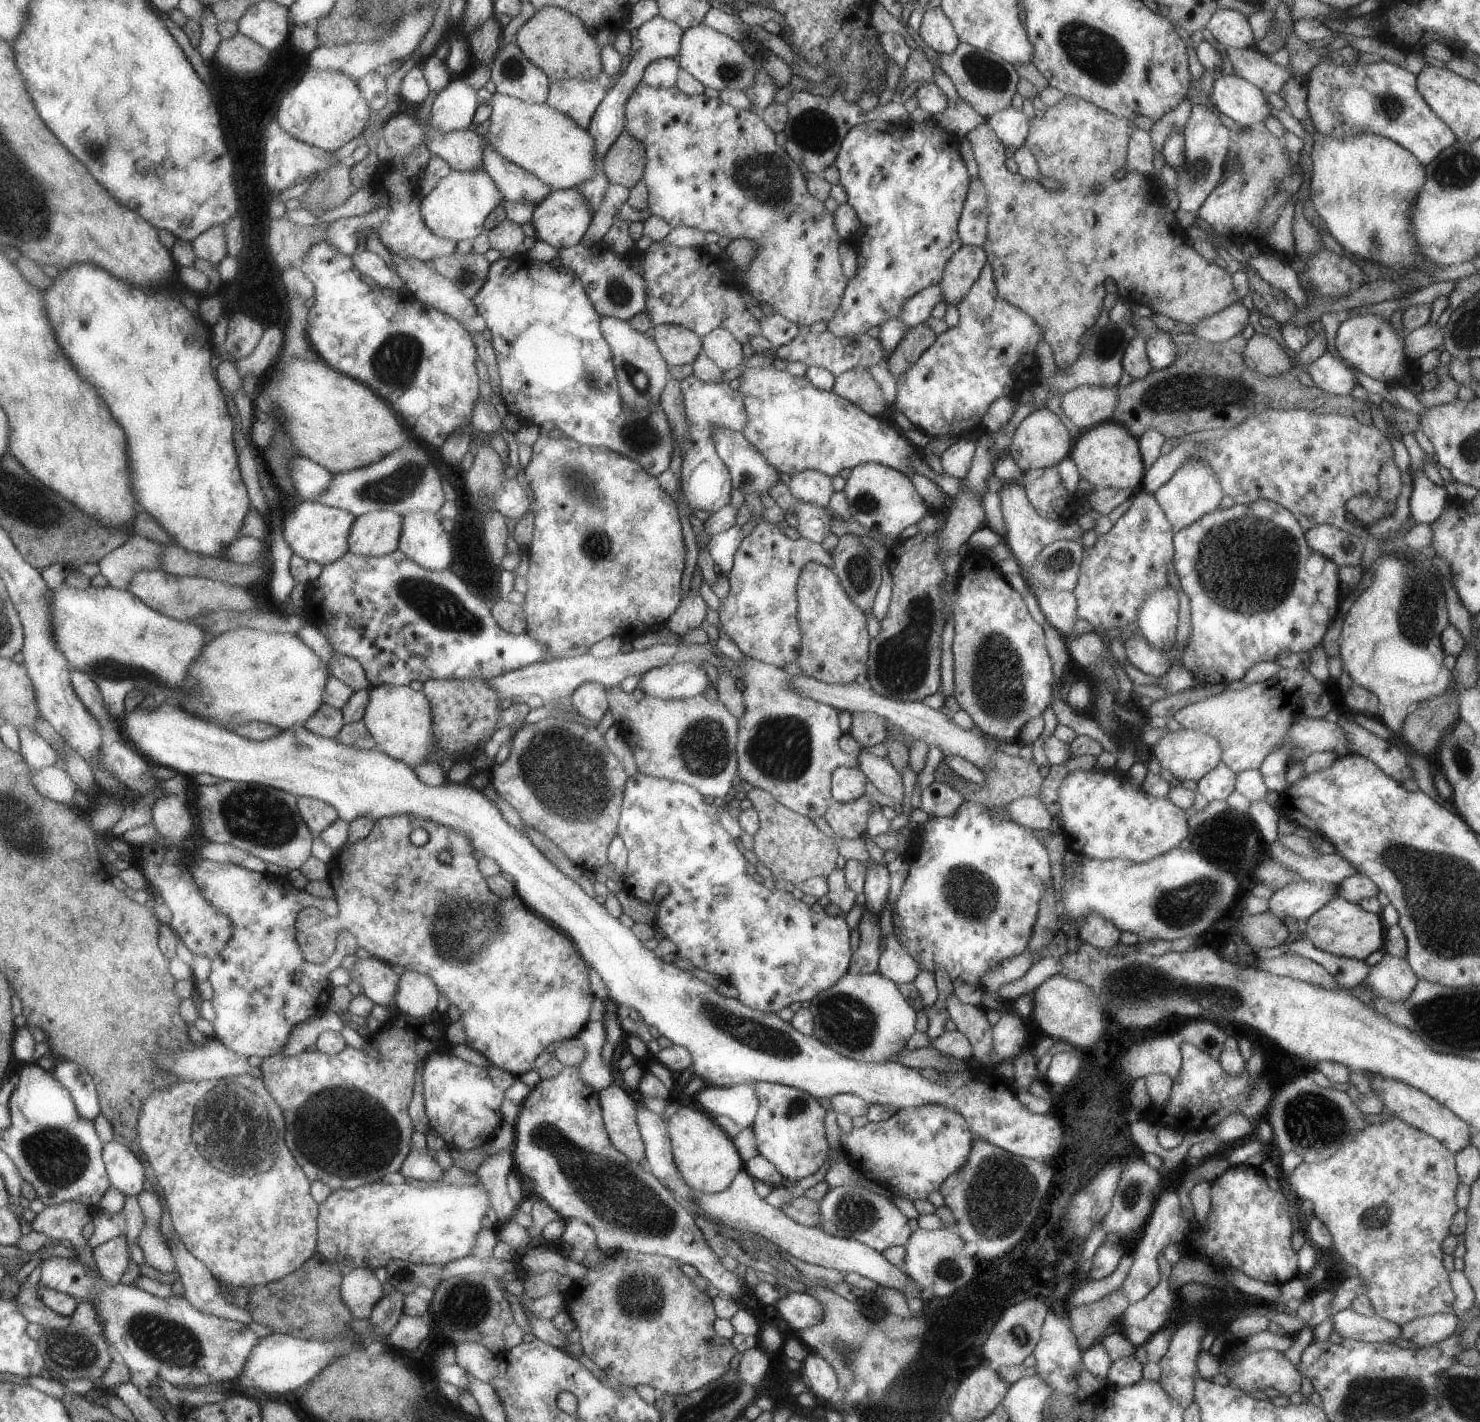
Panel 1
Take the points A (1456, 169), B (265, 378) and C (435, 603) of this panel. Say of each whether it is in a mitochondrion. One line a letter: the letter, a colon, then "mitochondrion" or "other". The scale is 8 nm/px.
A: mitochondrion
B: other
C: mitochondrion

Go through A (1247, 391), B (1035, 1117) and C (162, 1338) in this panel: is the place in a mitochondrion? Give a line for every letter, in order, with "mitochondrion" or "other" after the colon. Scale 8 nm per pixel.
A: mitochondrion
B: other
C: mitochondrion

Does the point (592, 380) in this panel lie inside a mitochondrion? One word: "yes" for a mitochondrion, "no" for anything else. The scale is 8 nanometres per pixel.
yes

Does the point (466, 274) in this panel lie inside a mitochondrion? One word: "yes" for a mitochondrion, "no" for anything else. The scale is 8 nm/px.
yes

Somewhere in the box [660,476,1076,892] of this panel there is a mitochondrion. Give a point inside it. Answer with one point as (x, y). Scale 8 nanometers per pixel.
(900, 662)

